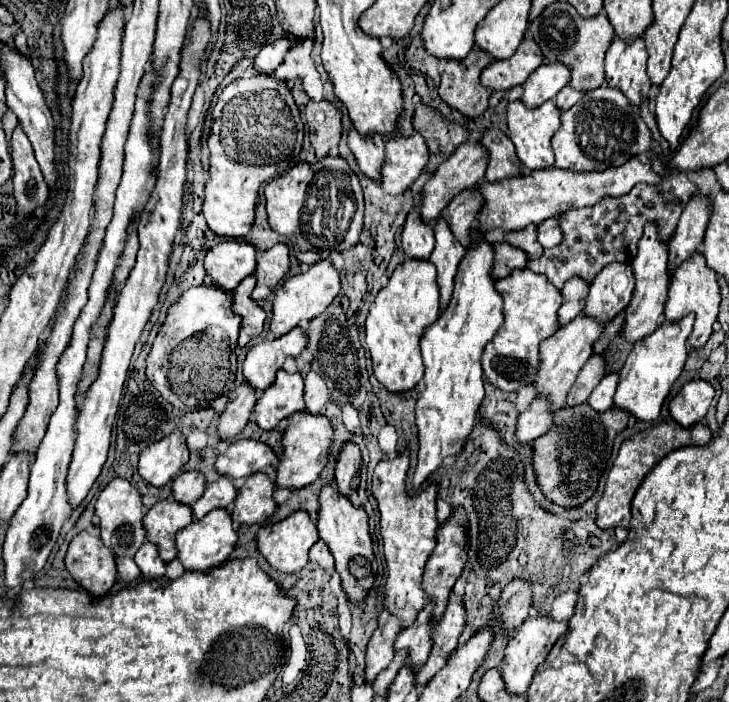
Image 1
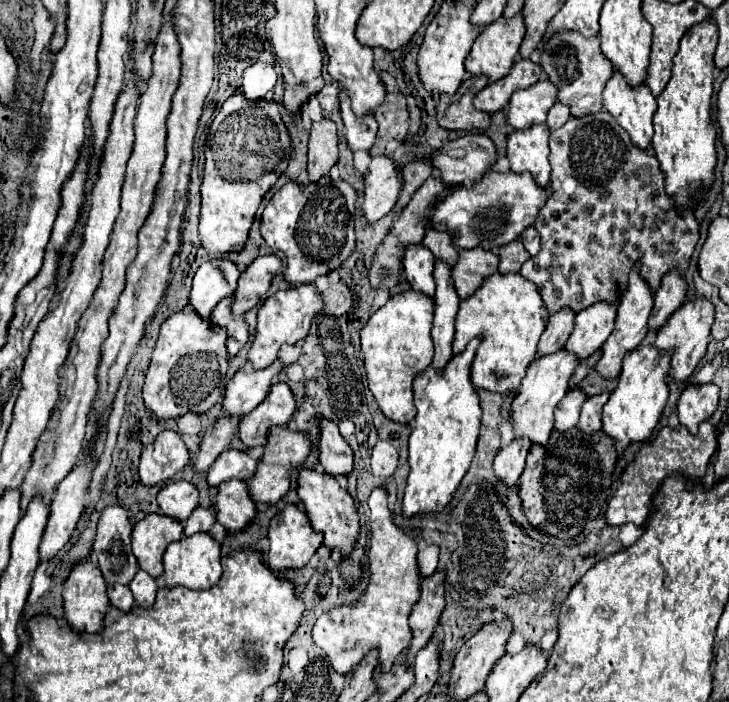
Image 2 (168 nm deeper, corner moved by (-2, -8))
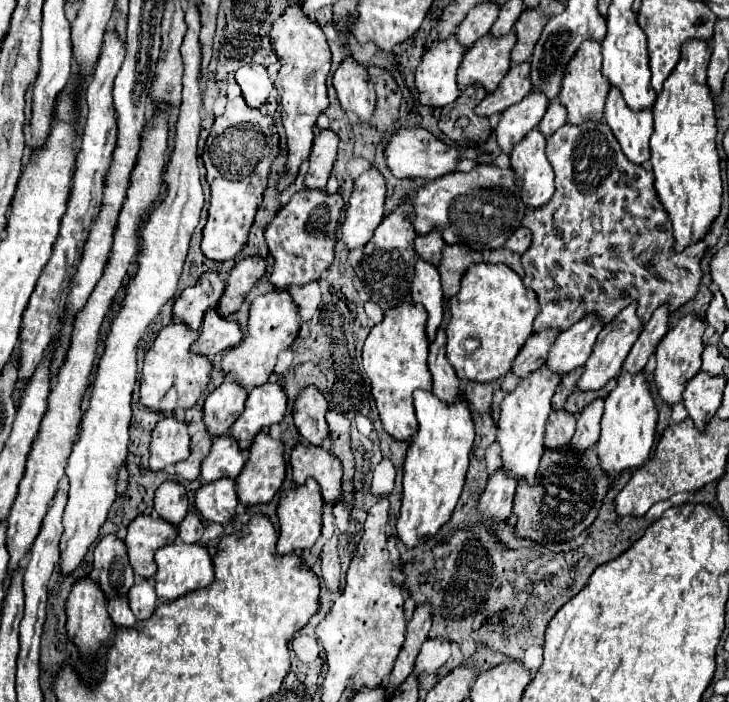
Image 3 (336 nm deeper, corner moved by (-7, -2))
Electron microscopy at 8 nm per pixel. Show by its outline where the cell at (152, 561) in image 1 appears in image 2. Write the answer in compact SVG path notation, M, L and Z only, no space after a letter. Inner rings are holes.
M138 570L138 574L130 582L130 590L132 590L132 596L134 596L138 608L150 608L154 604L158 586L152 576L148 576L144 570Z

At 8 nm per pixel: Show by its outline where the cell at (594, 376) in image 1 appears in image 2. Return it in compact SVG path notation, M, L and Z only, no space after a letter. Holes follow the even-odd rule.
M580 388L570 390L564 400L560 400L560 404L556 406L554 412L554 430L558 432L566 432L570 428L574 428L578 424L578 416L580 416L580 408L586 402L586 394Z

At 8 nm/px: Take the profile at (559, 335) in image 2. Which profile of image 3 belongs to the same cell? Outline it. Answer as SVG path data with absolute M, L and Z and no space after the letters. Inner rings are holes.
M541 330L541 334L533 334L521 348L521 354L515 358L513 372L525 378L529 372L541 368L557 336L559 336L559 330Z

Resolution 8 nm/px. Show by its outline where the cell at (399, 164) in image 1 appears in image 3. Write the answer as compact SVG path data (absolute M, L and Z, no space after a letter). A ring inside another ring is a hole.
M371 166L357 180L347 204L347 216L343 222L343 242L349 250L355 250L369 242L373 230L383 220L387 184L385 176Z

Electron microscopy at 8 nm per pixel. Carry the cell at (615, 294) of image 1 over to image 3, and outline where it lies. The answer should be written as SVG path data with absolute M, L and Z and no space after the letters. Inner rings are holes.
M589 312L577 326L571 326L569 330L563 330L559 338L555 340L553 348L549 350L547 366L557 374L569 374L571 370L583 366L593 352L597 334L603 330L601 318L597 314Z

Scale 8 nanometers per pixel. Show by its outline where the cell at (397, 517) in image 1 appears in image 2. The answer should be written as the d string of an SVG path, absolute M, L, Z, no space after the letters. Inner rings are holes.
M376 488L368 498L368 506L370 582L358 598L358 602L354 602L352 606L338 606L328 610L324 618L318 618L312 628L314 644L324 650L332 668L344 676L350 674L370 650L378 650L378 662L382 672L388 672L392 668L396 656L402 654L412 640L408 616L420 596L420 576L416 564L418 544L414 536L404 534L398 526L392 524L392 512L388 510L386 490Z

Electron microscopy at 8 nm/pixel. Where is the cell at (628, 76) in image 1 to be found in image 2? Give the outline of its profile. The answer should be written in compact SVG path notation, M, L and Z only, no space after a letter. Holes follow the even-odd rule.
M614 72L606 82L602 100L604 108L630 134L632 144L646 150L654 134L652 116L656 112L656 98L652 98L650 88L646 84L640 84L640 88L628 88L624 76Z

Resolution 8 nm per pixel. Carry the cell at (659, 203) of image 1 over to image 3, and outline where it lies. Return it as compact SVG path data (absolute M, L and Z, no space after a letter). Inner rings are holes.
M587 120L581 126L567 122L549 136L547 158L555 170L555 194L547 206L527 210L523 218L523 226L533 232L531 248L521 258L525 268L523 282L535 290L541 304L541 312L533 324L535 332L545 328L567 330L581 320L585 312L597 312L607 324L633 300L639 302L639 318L647 322L659 304L669 302L671 310L677 310L697 294L701 280L699 260L707 244L701 240L687 246L683 252L675 252L673 224L653 190L653 170L633 166L633 162L621 154L621 146L617 146L617 138L613 138L605 120Z

